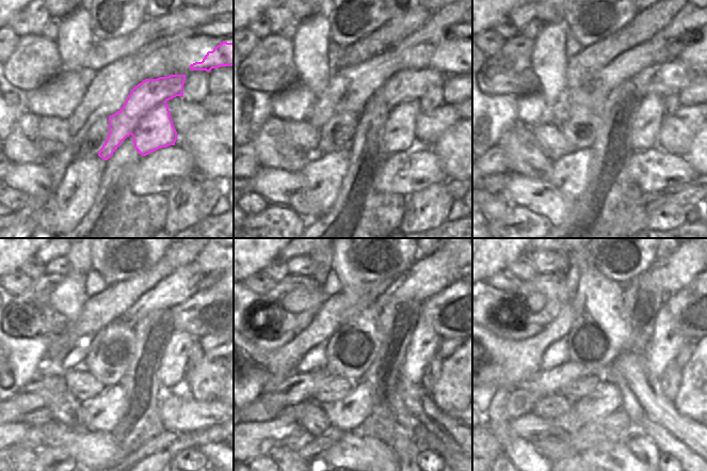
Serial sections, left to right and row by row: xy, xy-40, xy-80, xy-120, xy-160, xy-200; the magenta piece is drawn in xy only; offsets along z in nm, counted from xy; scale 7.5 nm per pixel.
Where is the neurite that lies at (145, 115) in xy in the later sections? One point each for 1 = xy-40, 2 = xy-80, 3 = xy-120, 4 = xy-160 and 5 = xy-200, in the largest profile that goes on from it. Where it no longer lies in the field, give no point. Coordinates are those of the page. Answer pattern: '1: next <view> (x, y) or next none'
1: next xy-40 (402, 93)
2: next xy-80 (655, 82)
3: next xy-120 (211, 312)
4: next xy-160 (450, 313)
5: next xy-200 (688, 315)

